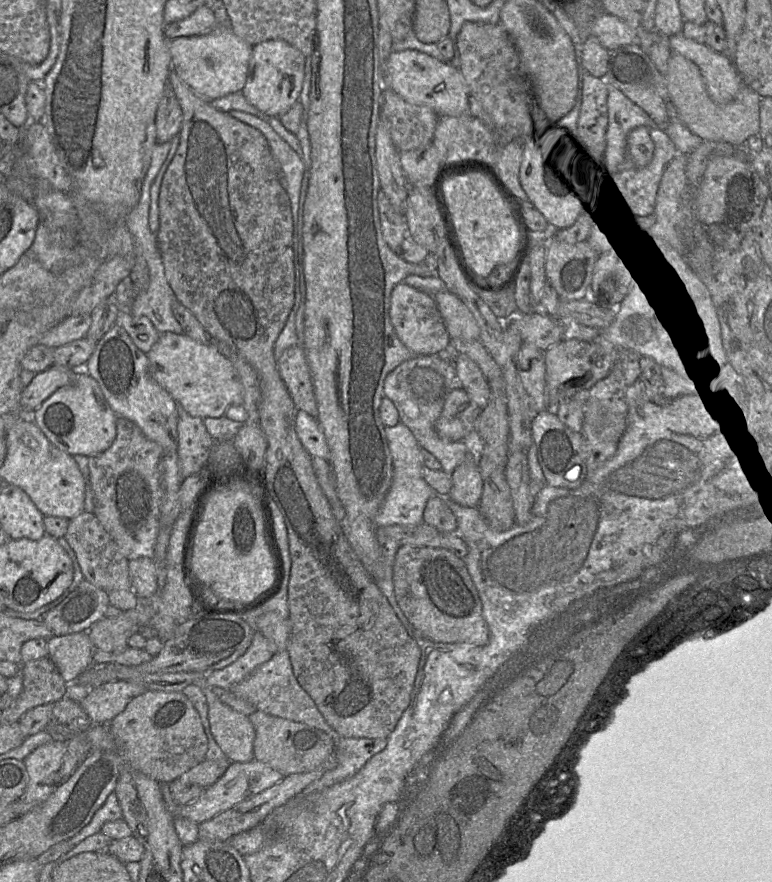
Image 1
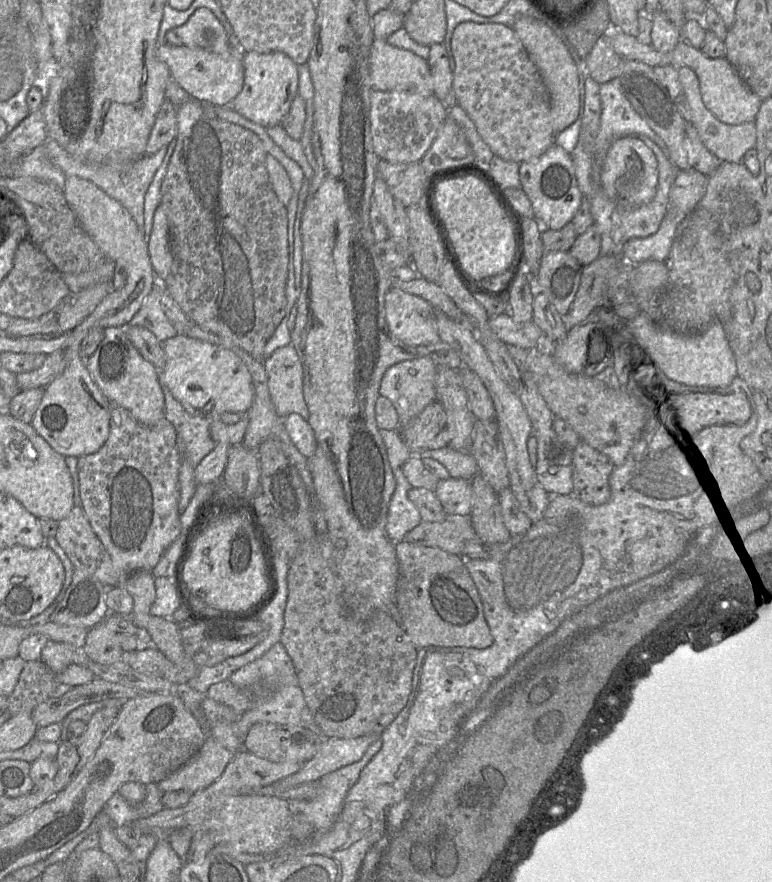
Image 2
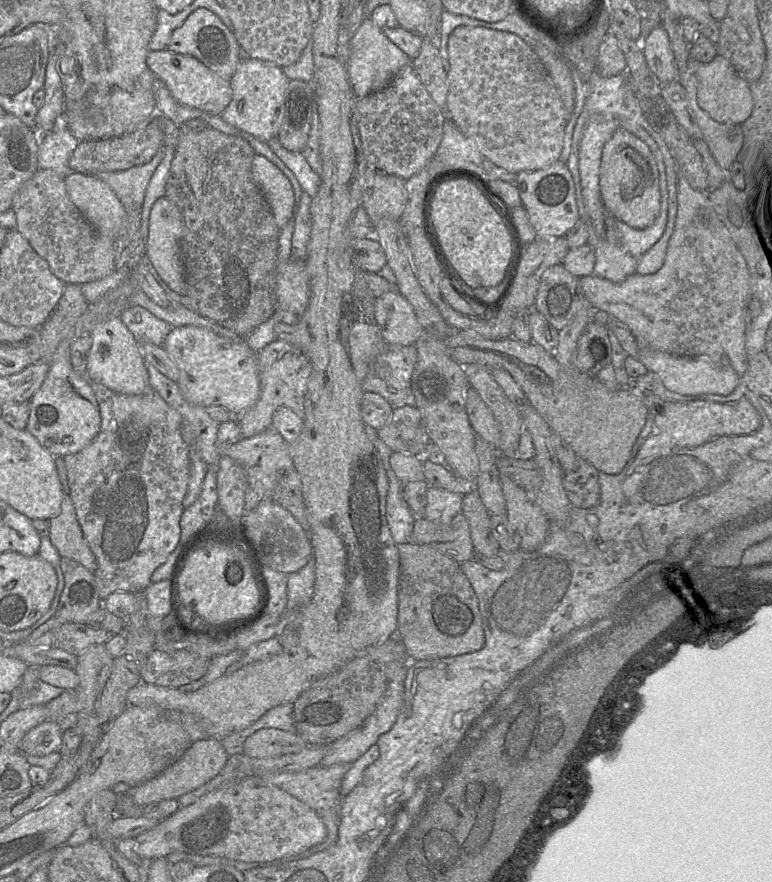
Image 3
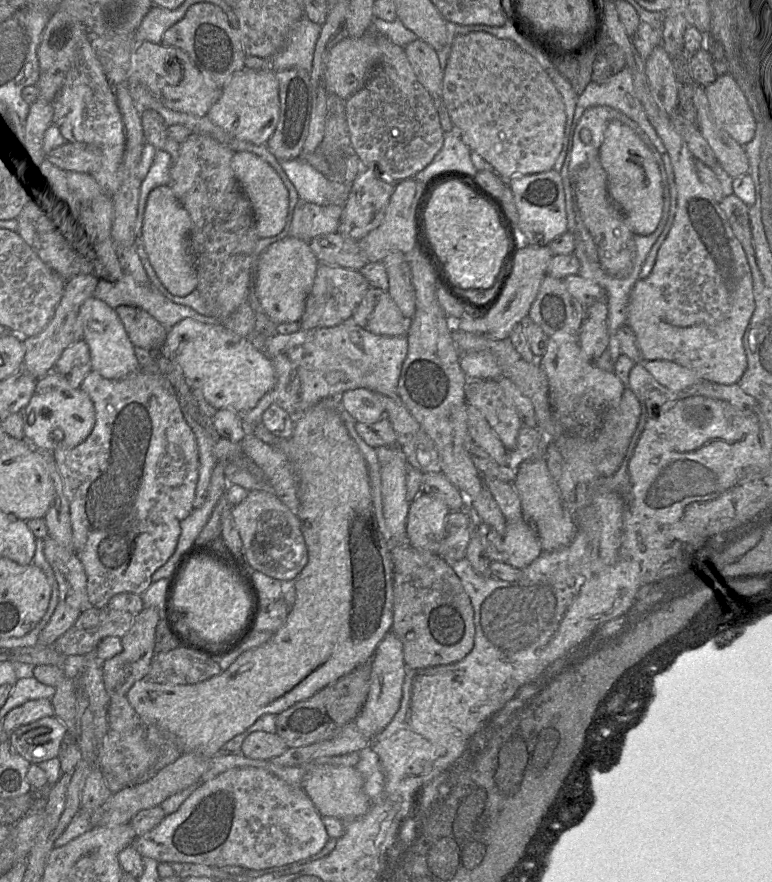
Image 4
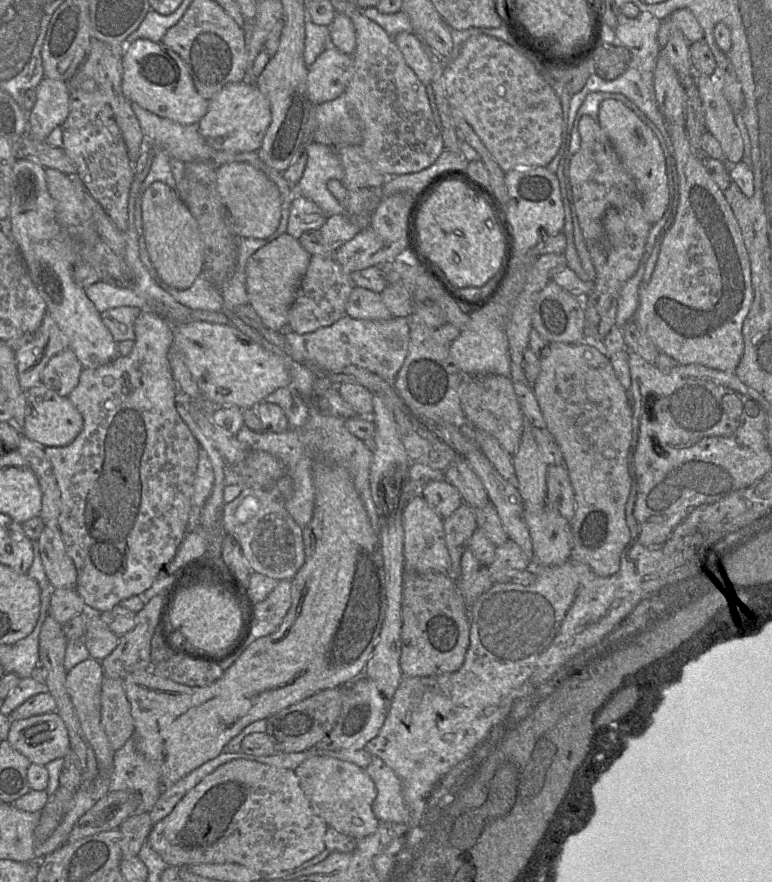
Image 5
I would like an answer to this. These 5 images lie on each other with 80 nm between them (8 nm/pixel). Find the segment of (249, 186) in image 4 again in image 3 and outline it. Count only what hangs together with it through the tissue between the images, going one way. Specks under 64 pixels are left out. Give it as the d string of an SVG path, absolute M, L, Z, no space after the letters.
M255 155L252 161L252 177L275 218L277 226L283 229L292 217L294 192L289 179L267 158Z

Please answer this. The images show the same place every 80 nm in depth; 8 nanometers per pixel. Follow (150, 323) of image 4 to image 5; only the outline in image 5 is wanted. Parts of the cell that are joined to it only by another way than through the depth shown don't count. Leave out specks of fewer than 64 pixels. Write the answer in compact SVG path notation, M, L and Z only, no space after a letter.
M121 306L102 312L101 319L117 343L133 341L135 339L134 323L141 311L138 307Z

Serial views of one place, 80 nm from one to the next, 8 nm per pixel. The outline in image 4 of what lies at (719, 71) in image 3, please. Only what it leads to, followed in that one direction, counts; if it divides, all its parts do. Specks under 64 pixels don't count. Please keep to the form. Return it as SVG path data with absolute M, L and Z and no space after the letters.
M726 73L703 87L715 124L741 145L747 145L754 137L755 121L747 97L736 79Z

